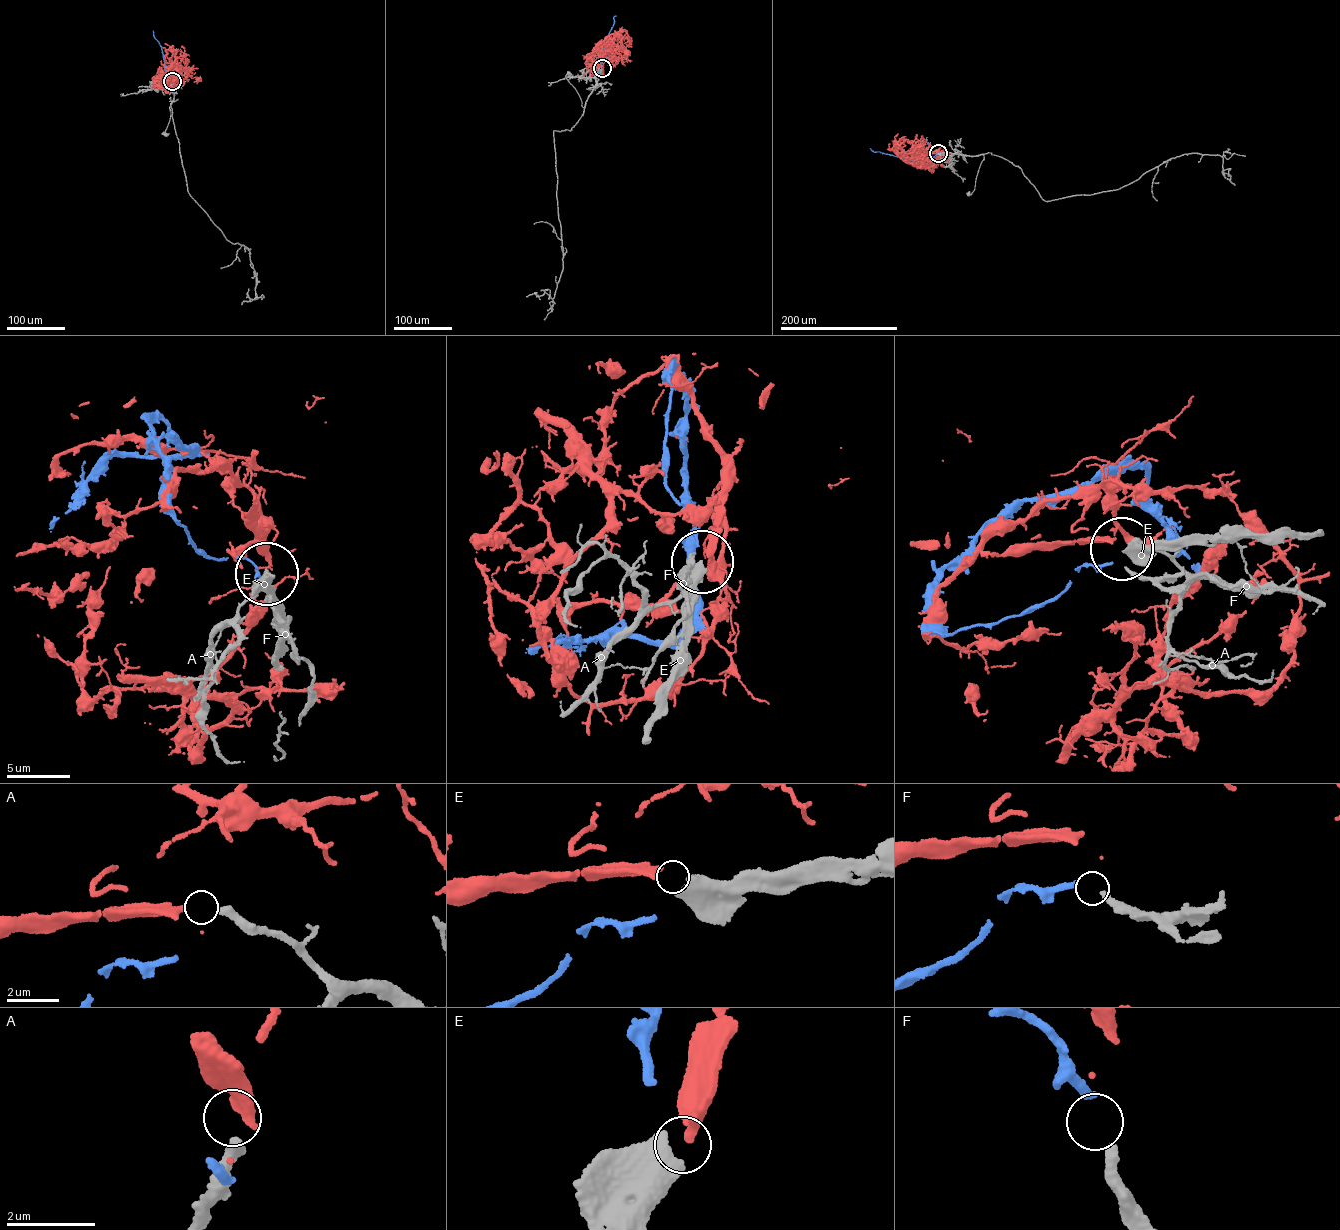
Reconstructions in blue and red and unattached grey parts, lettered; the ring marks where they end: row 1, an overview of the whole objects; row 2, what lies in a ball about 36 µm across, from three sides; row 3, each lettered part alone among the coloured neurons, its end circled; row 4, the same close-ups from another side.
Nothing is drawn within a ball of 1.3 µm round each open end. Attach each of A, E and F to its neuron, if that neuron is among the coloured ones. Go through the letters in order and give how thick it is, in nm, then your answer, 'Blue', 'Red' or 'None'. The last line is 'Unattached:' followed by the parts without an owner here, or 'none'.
A: Thickness 300 nm. None
E: Thickness 600 nm. Red
F: Thickness 260 nm. Blue
Unattached: A

